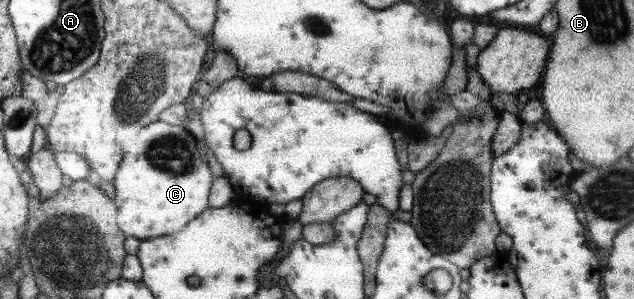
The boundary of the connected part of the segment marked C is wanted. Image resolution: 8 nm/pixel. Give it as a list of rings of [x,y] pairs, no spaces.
[[[160,120],[140,129],[124,153],[124,160],[120,162],[120,172],[116,175],[117,204],[119,206],[120,230],[126,237],[140,240],[168,236],[178,232],[190,221],[202,214],[211,206],[211,188],[214,176],[210,172],[208,162],[202,158],[202,150],[198,142],[180,125],[166,124]]]

